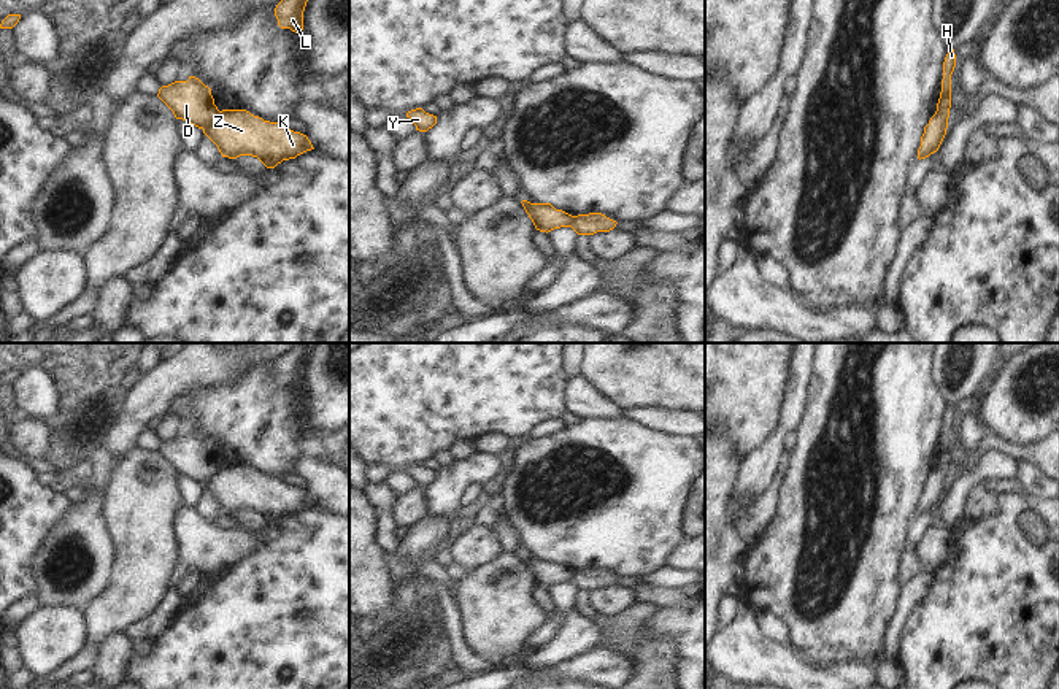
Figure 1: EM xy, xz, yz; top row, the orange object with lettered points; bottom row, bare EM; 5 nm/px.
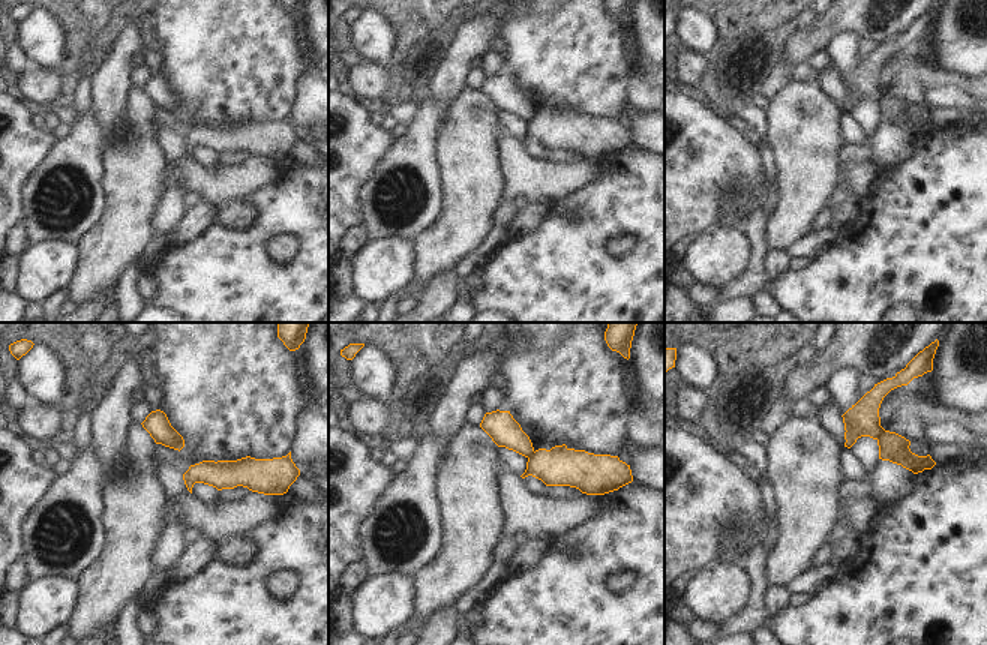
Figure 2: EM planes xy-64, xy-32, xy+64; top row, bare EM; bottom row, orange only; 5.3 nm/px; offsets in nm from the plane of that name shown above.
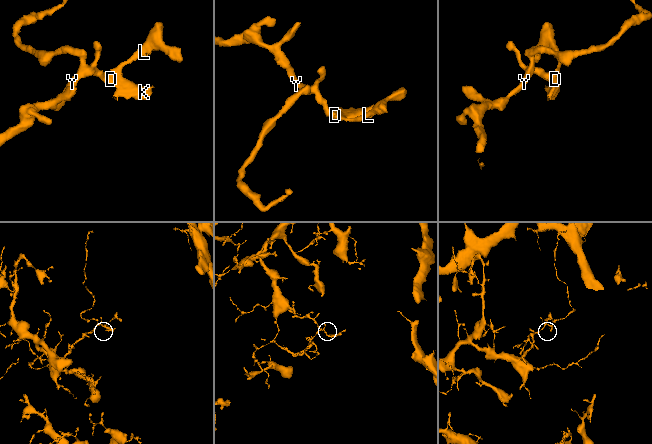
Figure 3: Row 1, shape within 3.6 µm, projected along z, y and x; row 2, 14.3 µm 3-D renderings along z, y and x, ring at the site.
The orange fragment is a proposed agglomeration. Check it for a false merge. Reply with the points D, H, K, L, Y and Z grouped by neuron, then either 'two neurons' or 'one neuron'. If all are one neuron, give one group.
D H L Y / K Z; two neurons

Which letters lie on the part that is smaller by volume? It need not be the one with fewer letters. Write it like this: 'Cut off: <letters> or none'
Cut off: K, Z

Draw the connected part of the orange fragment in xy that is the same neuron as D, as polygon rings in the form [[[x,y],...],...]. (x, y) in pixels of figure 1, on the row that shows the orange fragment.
[[[195,76],[162,86],[157,97],[173,111],[176,119],[198,129],[206,129],[219,114],[211,89]]]

